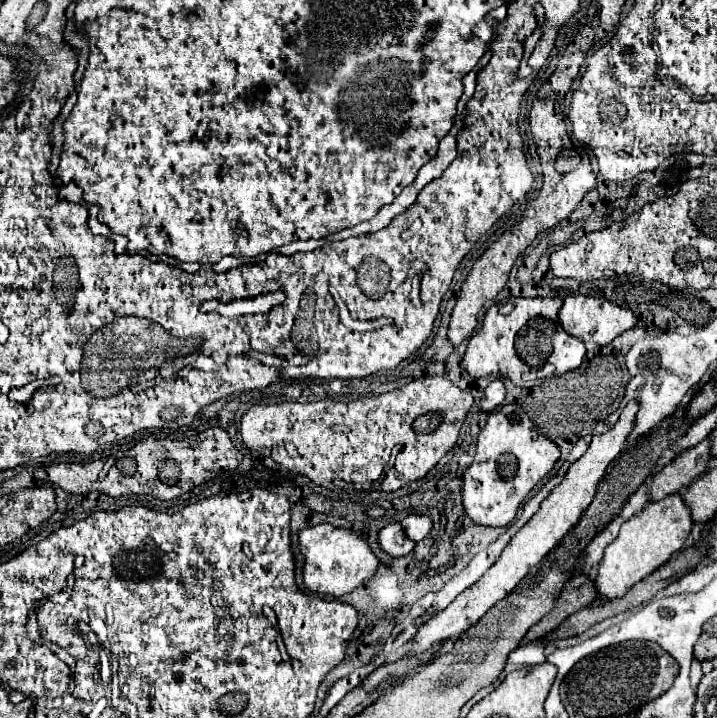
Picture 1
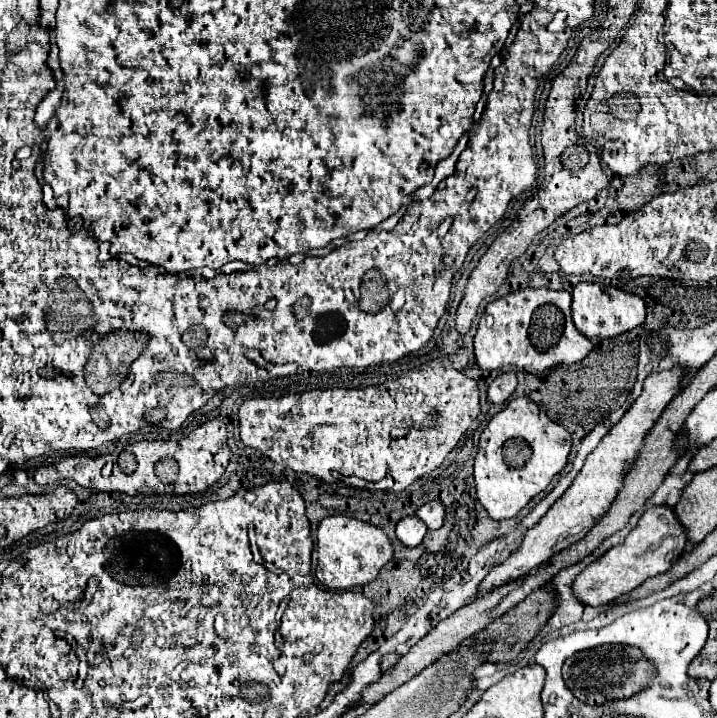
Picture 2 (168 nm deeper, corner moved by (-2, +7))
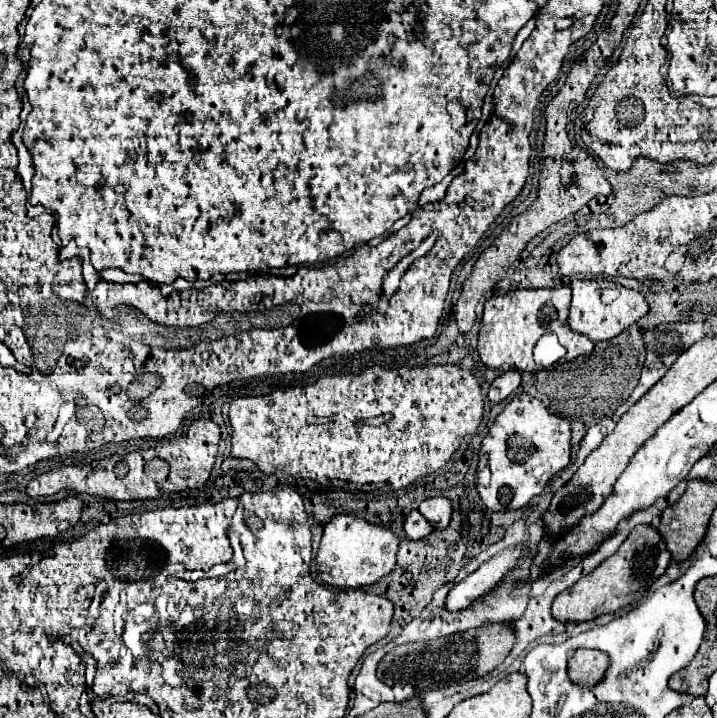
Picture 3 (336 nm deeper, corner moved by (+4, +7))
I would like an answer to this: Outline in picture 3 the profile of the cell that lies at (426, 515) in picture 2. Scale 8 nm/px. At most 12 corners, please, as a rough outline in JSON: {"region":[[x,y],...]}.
{"region":[[436,496],[420,504],[420,514],[444,530],[452,518],[452,502]]}

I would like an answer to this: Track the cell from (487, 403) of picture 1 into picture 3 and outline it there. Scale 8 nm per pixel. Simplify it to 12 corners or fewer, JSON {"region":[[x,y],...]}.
{"region":[[518,370],[500,374],[488,392],[490,402],[506,400],[520,386]]}

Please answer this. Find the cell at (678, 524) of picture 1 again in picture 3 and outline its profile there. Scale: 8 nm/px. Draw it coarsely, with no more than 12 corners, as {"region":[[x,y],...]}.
{"region":[[636,526],[570,590],[552,616],[588,622],[634,604],[672,558]]}

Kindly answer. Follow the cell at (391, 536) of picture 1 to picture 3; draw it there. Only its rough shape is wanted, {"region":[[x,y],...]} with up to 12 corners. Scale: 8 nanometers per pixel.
{"region":[[418,510],[406,516],[408,538],[426,538],[434,528]]}

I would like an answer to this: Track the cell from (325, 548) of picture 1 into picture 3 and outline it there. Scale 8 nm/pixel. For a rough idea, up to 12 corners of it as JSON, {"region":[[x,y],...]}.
{"region":[[356,516],[324,526],[318,580],[364,588],[396,566],[400,538]]}

